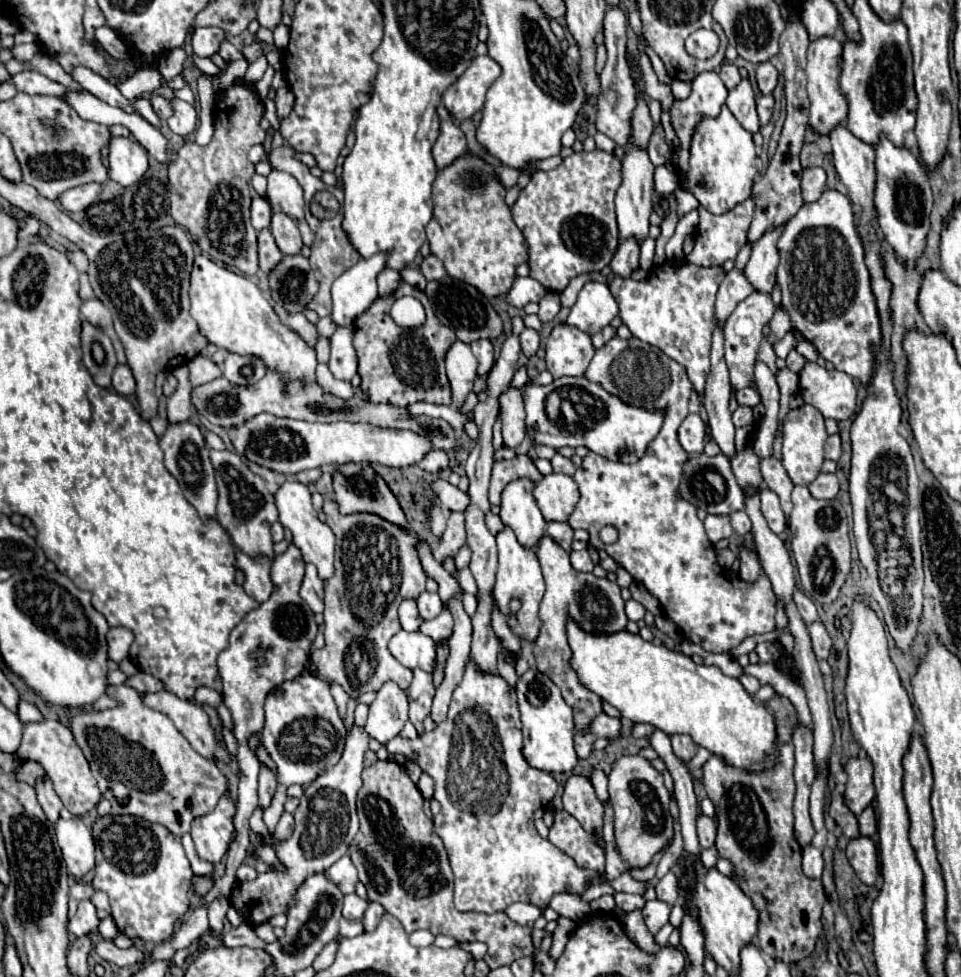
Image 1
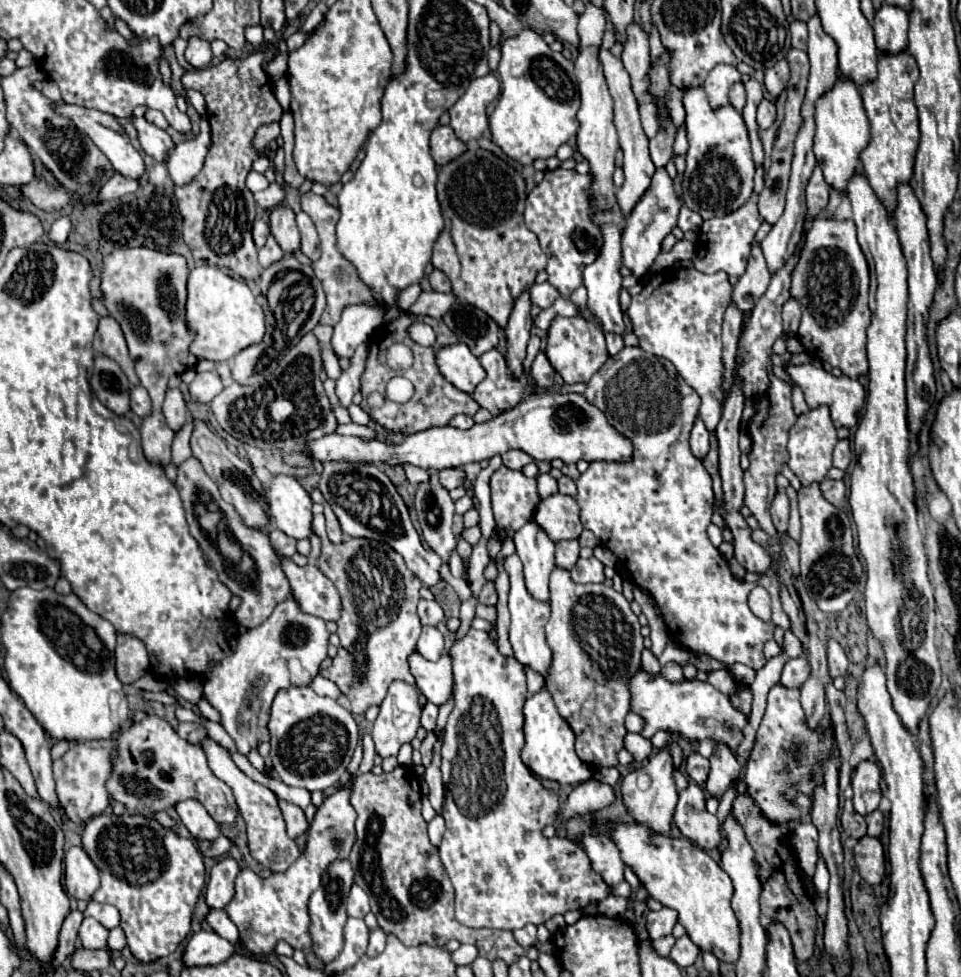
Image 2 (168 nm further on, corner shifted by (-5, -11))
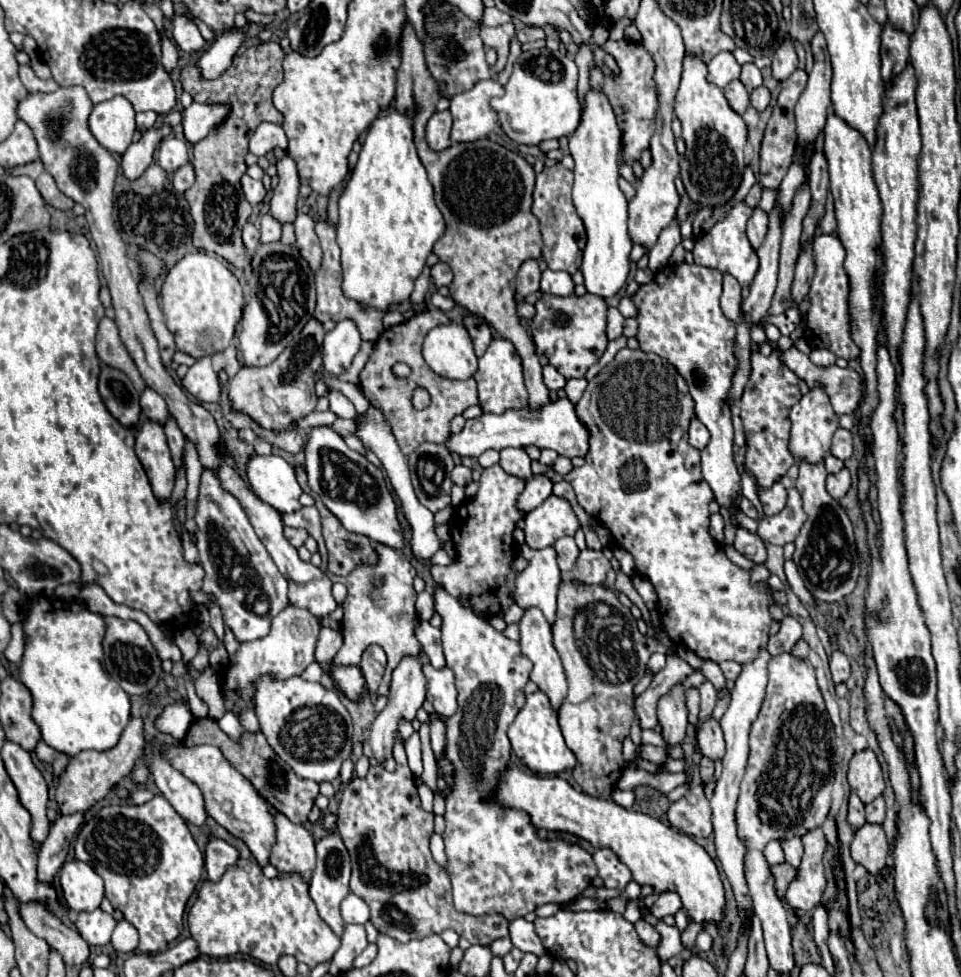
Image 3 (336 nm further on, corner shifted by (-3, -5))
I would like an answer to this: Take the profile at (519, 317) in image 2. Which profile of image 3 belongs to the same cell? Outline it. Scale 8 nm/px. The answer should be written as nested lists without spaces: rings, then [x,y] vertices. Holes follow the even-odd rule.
[[[533,259],[525,261],[517,273],[517,291],[515,291],[517,303],[525,301],[525,295],[539,289],[539,279],[541,279],[541,269],[539,269],[537,261],[533,261]]]

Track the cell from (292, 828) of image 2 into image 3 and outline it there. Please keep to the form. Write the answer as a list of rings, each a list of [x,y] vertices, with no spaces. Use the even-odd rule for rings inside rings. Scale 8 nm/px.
[[[205,717],[205,719],[195,719],[193,725],[189,727],[185,739],[183,739],[185,745],[215,745],[223,757],[243,775],[247,777],[253,787],[259,791],[259,795],[265,797],[265,801],[269,805],[273,805],[277,811],[281,811],[283,815],[287,815],[293,823],[299,823],[299,825],[305,825],[307,823],[307,817],[309,817],[309,811],[315,803],[315,797],[319,795],[319,785],[315,781],[307,781],[307,779],[299,779],[293,769],[277,757],[277,753],[269,747],[267,739],[263,733],[245,733],[241,743],[235,743],[231,741],[217,725],[217,721]]]

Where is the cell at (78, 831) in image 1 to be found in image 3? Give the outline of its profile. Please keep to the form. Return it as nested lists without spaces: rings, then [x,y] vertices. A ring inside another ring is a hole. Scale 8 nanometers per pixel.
[[[71,859],[59,871],[63,895],[71,909],[93,911],[103,899],[103,879],[89,863]]]

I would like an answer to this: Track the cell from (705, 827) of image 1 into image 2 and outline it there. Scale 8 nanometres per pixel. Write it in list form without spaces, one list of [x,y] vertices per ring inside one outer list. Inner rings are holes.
[[[689,783],[689,787],[679,793],[673,821],[683,837],[691,839],[705,851],[717,847],[721,841],[719,819],[705,809],[703,789],[695,783]]]

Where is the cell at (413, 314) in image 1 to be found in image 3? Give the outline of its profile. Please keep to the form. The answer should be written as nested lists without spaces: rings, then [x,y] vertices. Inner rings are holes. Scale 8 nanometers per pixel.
[[[449,323],[431,329],[423,343],[425,363],[441,377],[465,381],[477,371],[477,355],[463,325]]]

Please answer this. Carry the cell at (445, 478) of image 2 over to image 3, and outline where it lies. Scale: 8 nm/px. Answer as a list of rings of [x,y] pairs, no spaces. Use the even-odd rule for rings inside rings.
[[[455,465],[455,469],[451,471],[451,481],[457,485],[471,483],[471,469],[465,465]]]

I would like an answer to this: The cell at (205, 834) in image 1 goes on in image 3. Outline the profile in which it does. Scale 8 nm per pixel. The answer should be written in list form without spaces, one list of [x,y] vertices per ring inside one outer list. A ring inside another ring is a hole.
[[[161,755],[153,761],[153,779],[171,807],[189,823],[201,827],[207,819],[203,809],[203,795],[195,783],[175,771]]]

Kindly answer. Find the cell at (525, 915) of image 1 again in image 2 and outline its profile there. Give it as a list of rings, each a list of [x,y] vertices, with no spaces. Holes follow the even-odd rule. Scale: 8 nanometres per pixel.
[[[525,925],[523,929],[515,929],[513,931],[517,943],[523,947],[523,949],[529,949],[529,947],[537,947],[539,941],[537,941],[537,927],[535,925]]]

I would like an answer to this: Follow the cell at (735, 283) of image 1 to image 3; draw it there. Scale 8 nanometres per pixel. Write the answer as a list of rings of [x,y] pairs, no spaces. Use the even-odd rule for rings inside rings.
[[[755,207],[753,217],[747,221],[747,237],[755,251],[761,247],[765,235],[767,235],[767,215],[759,207]]]

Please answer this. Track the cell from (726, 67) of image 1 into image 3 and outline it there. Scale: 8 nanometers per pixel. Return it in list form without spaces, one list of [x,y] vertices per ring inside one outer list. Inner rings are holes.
[[[739,79],[737,81],[731,81],[723,91],[725,91],[725,97],[727,97],[731,109],[737,111],[739,115],[743,115],[745,109],[749,107],[749,93],[743,87],[743,83]]]

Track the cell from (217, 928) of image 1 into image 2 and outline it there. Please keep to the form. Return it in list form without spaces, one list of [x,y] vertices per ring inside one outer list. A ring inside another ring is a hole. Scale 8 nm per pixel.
[[[233,857],[221,859],[211,869],[211,879],[207,883],[207,905],[211,909],[223,909],[233,899],[233,885],[239,873],[239,865]]]

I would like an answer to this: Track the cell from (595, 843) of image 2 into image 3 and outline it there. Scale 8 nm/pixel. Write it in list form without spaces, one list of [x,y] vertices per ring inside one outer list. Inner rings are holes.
[[[595,849],[593,851],[593,861],[599,869],[599,877],[603,879],[605,887],[609,889],[623,889],[631,881],[631,871],[627,865],[619,861],[615,851],[611,849]]]

